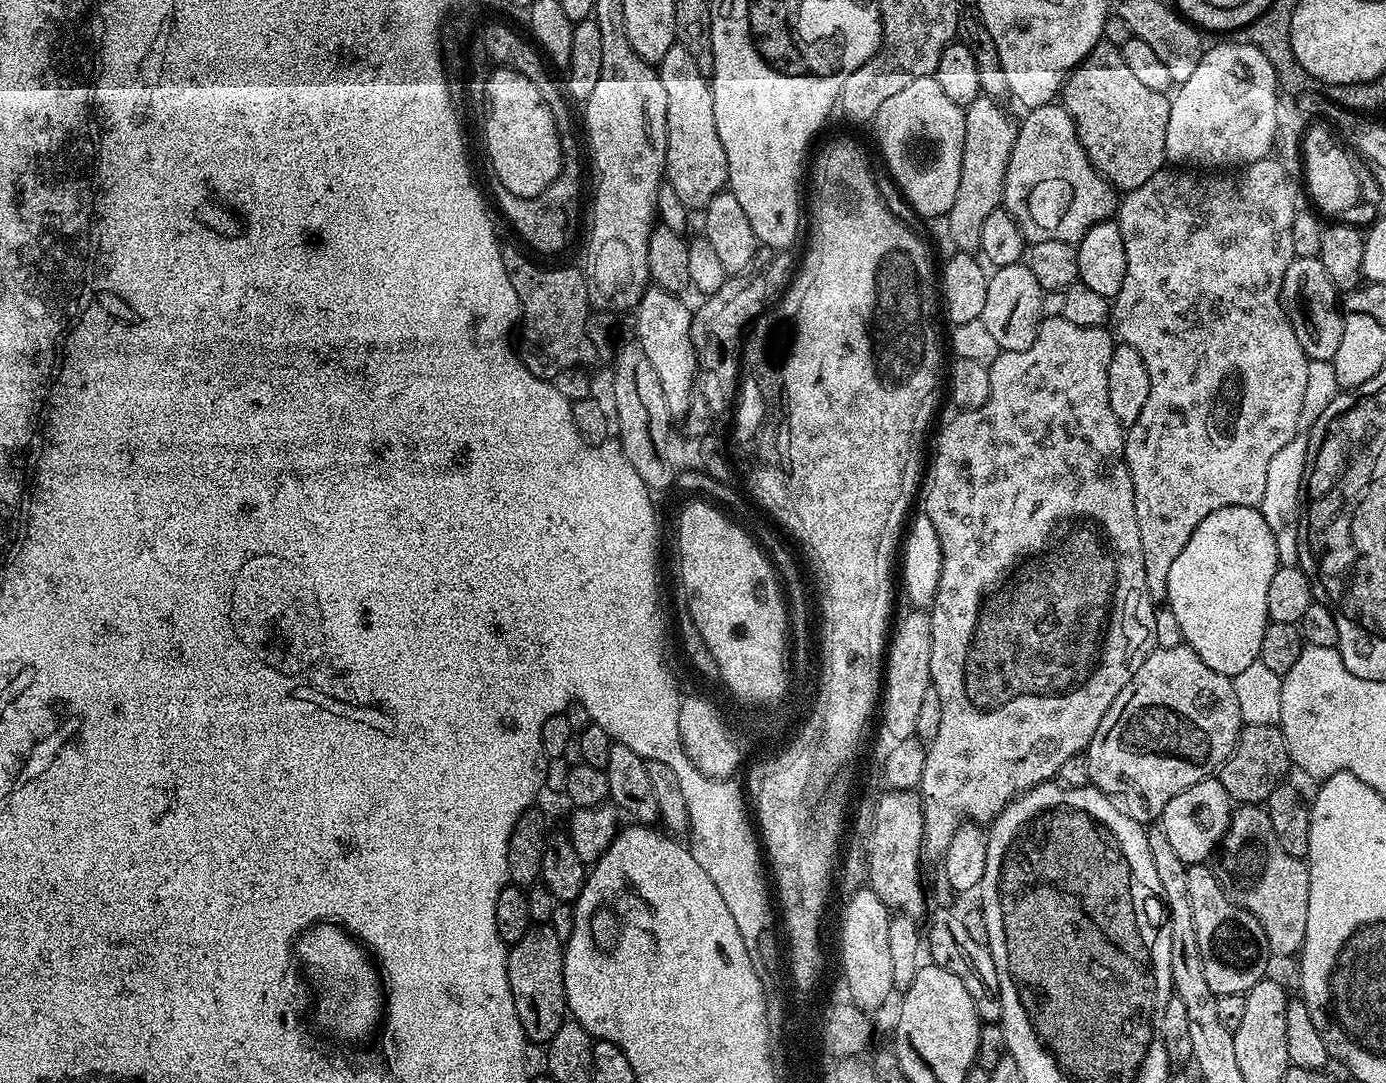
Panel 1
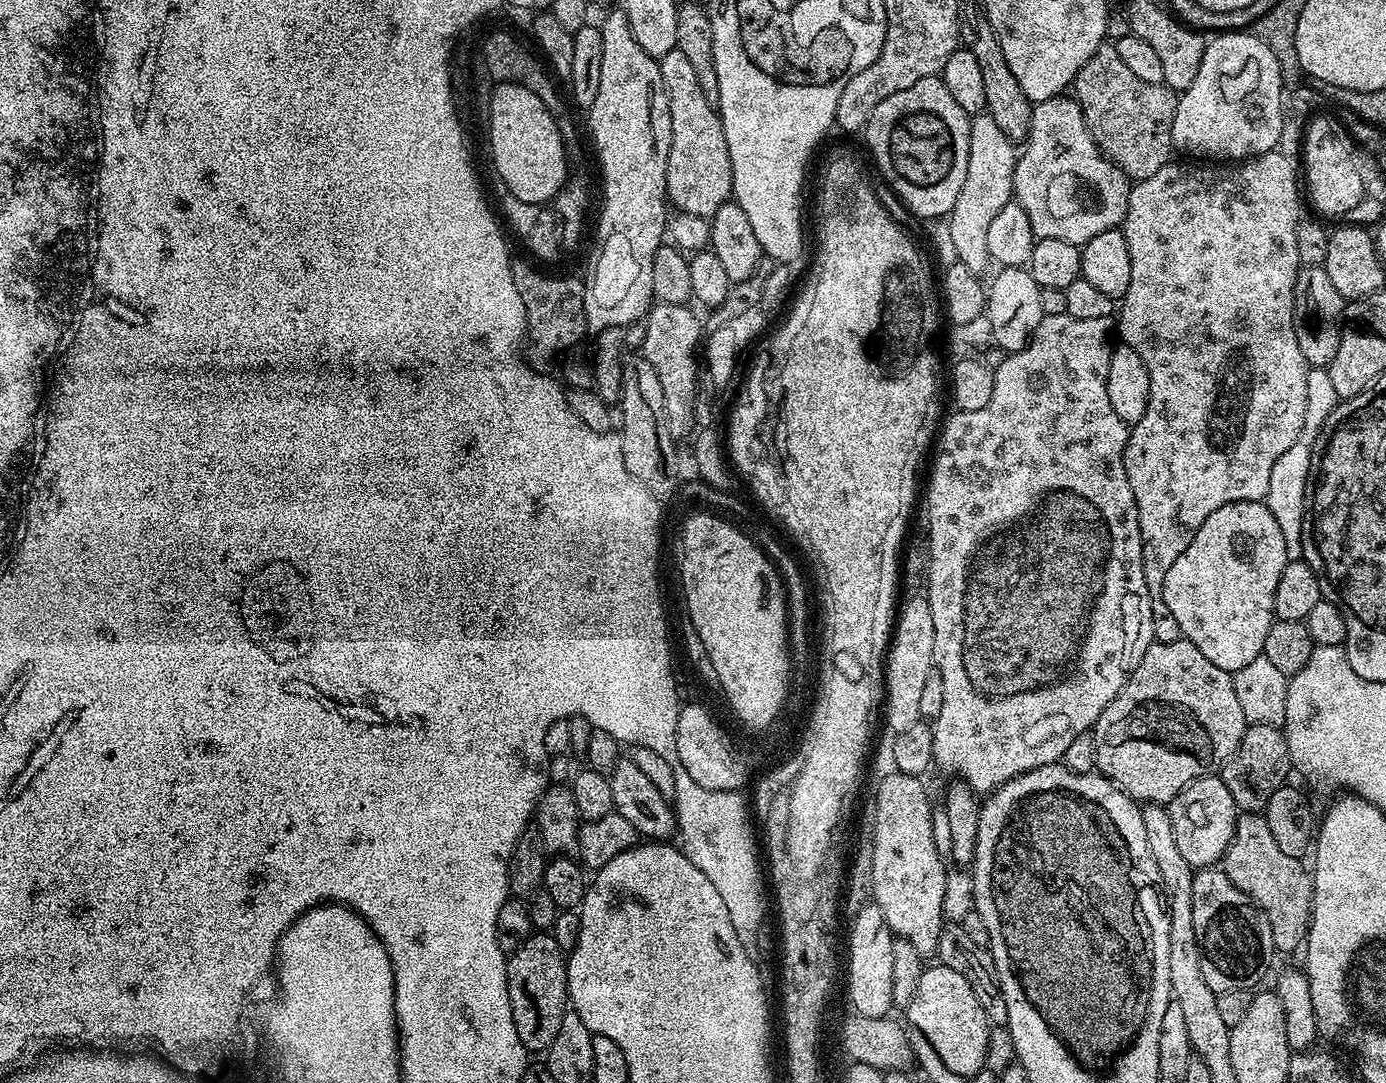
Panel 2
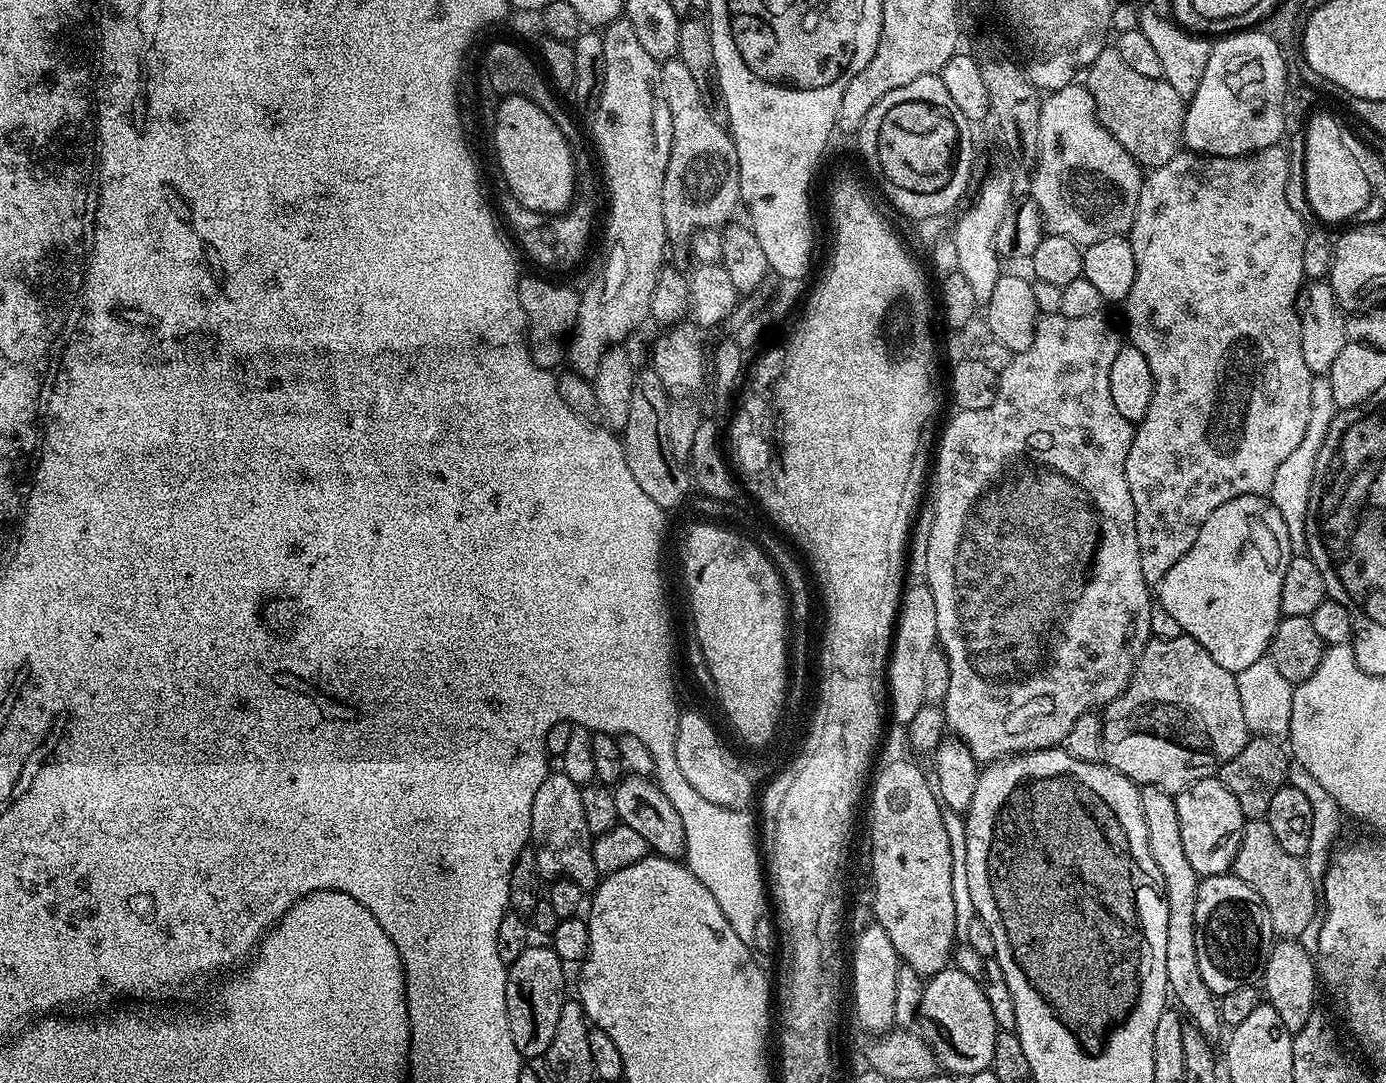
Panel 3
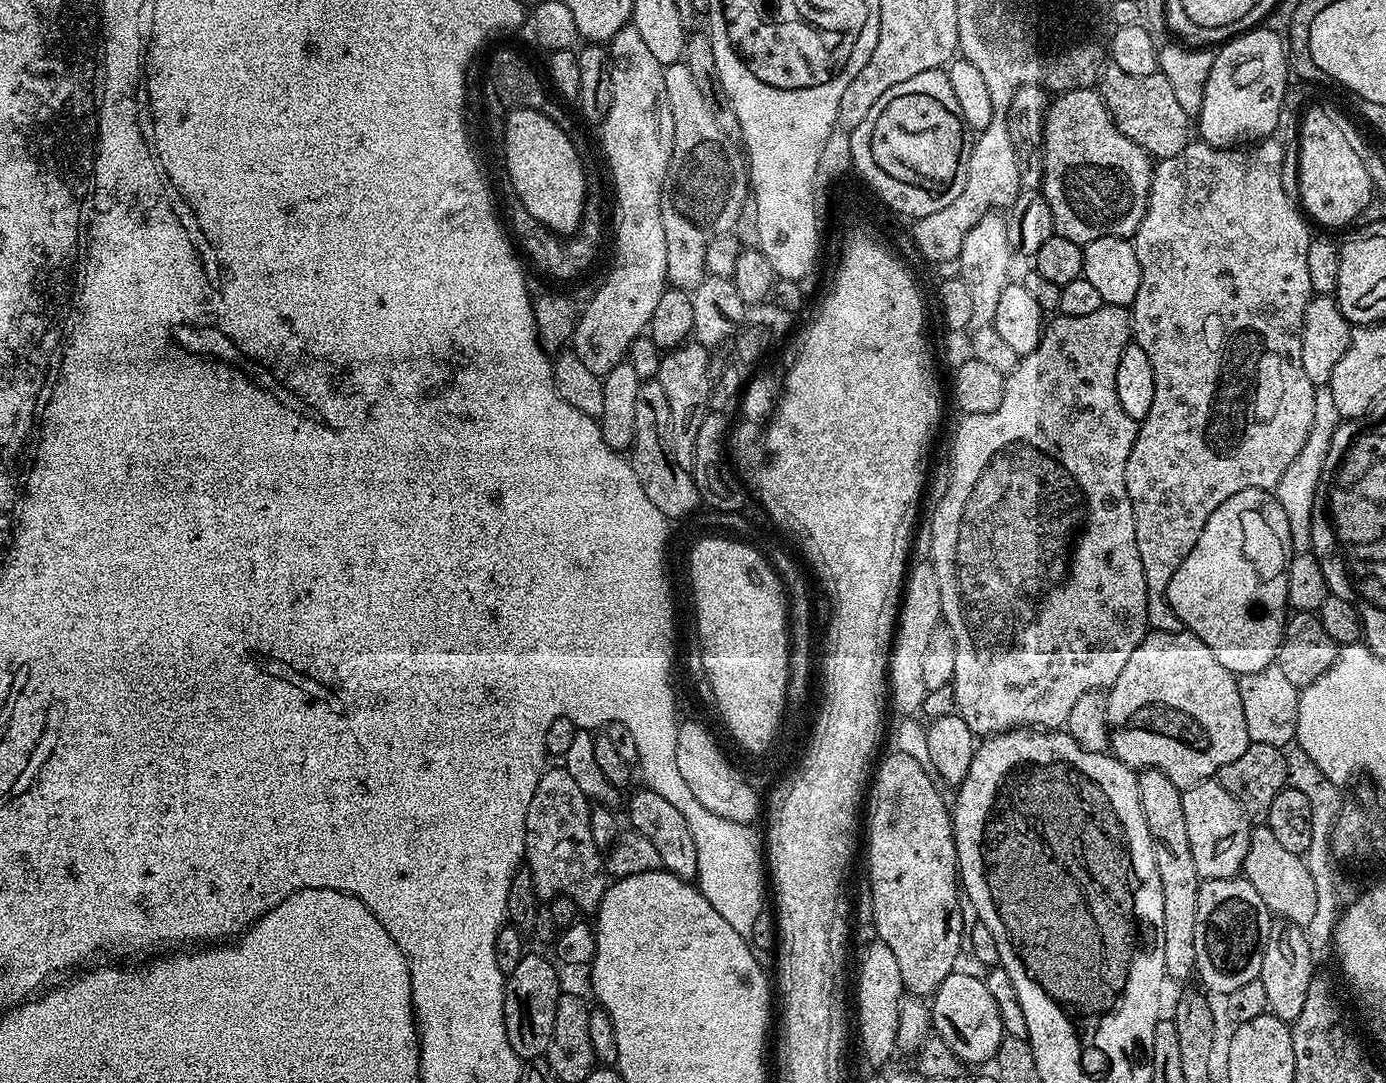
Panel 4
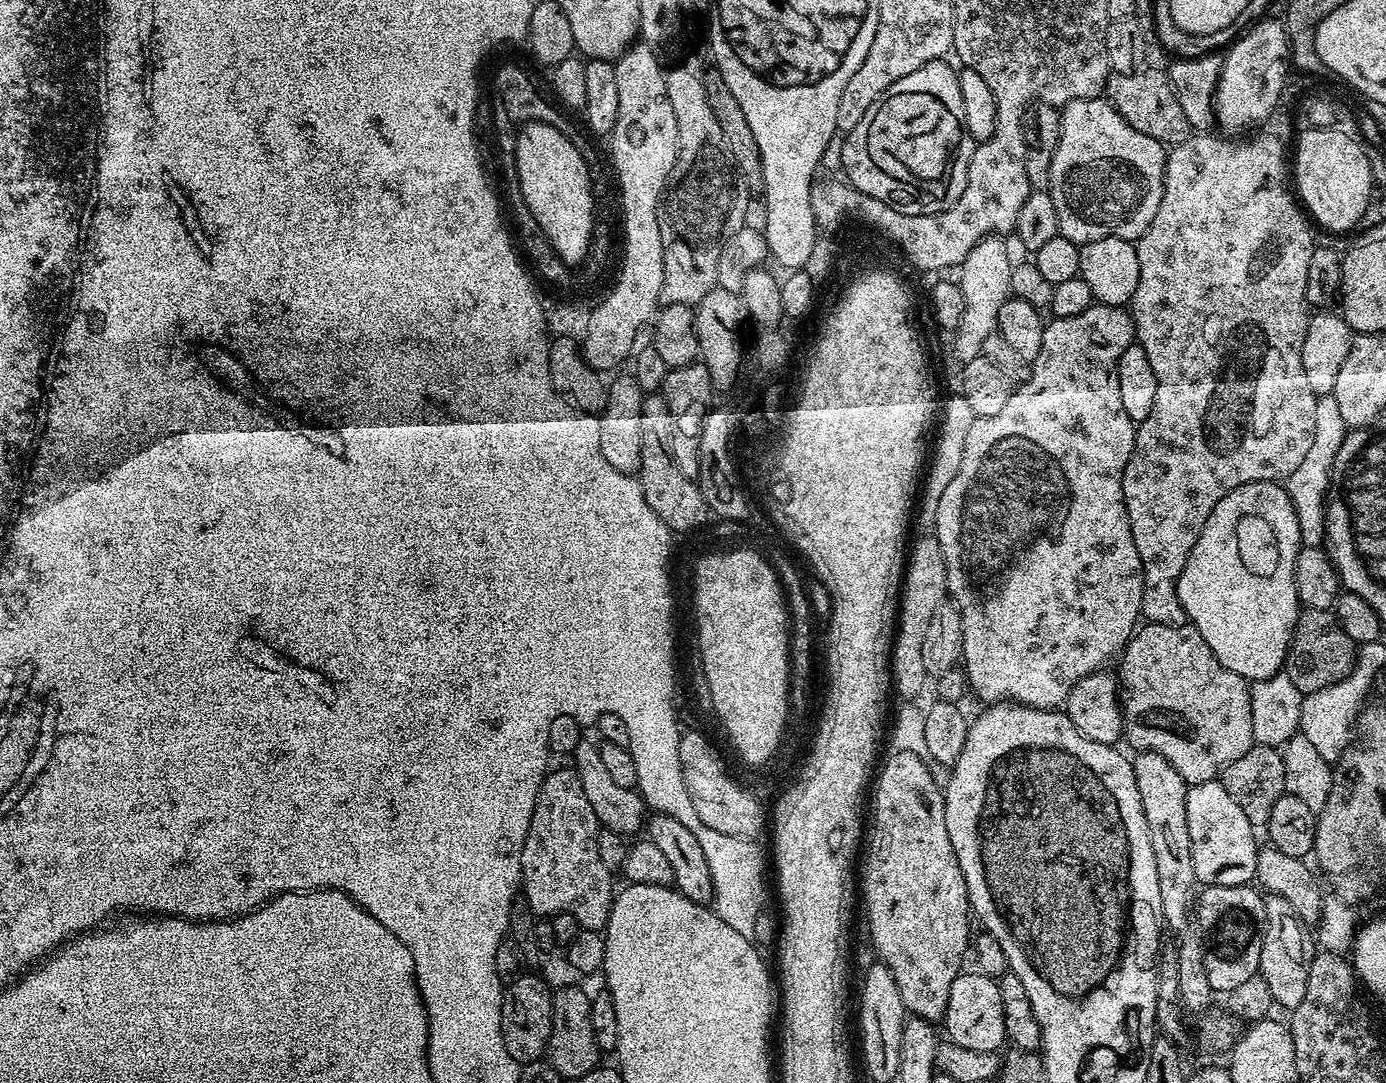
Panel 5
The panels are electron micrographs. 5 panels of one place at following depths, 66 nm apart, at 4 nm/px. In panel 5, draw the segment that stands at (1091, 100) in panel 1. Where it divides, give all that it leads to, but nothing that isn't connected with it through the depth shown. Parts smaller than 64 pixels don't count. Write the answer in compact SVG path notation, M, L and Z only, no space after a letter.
M1141 70L1130 74L1112 74L1108 77L1106 89L1107 99L1113 108L1134 126L1134 130L1140 130L1142 134L1148 134L1159 144L1175 146L1188 139L1190 129L1186 122L1186 114L1182 114L1182 106L1178 106L1178 98L1172 89L1172 83L1168 81L1163 71L1148 72Z

